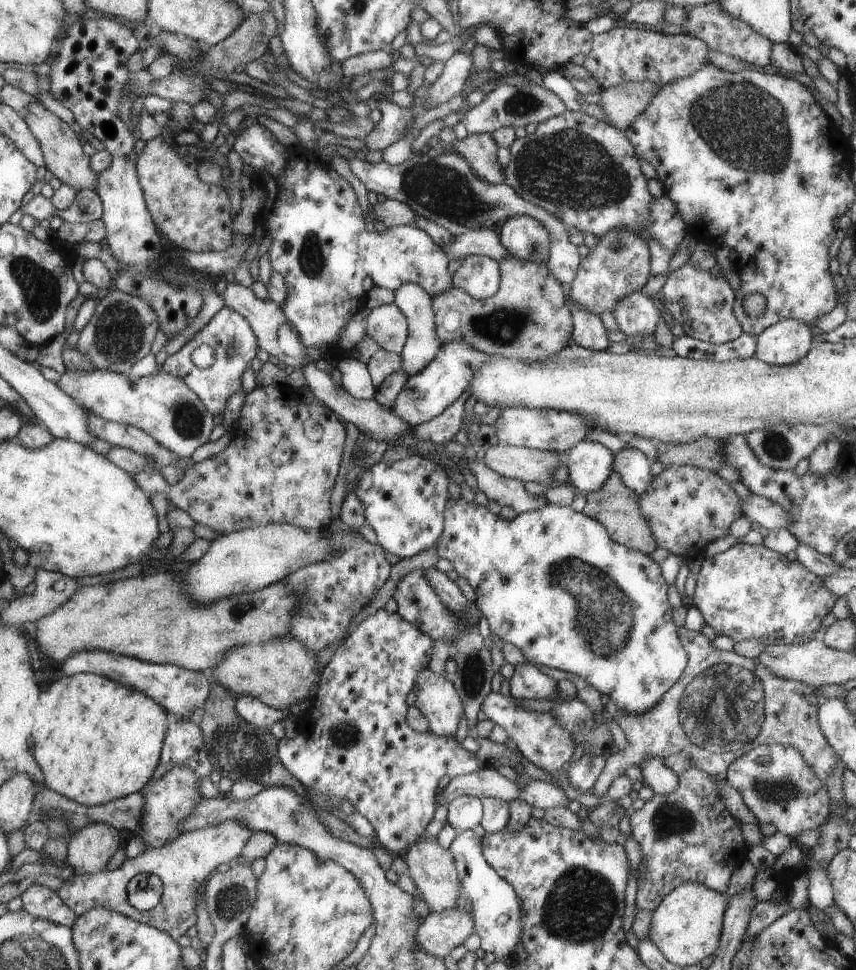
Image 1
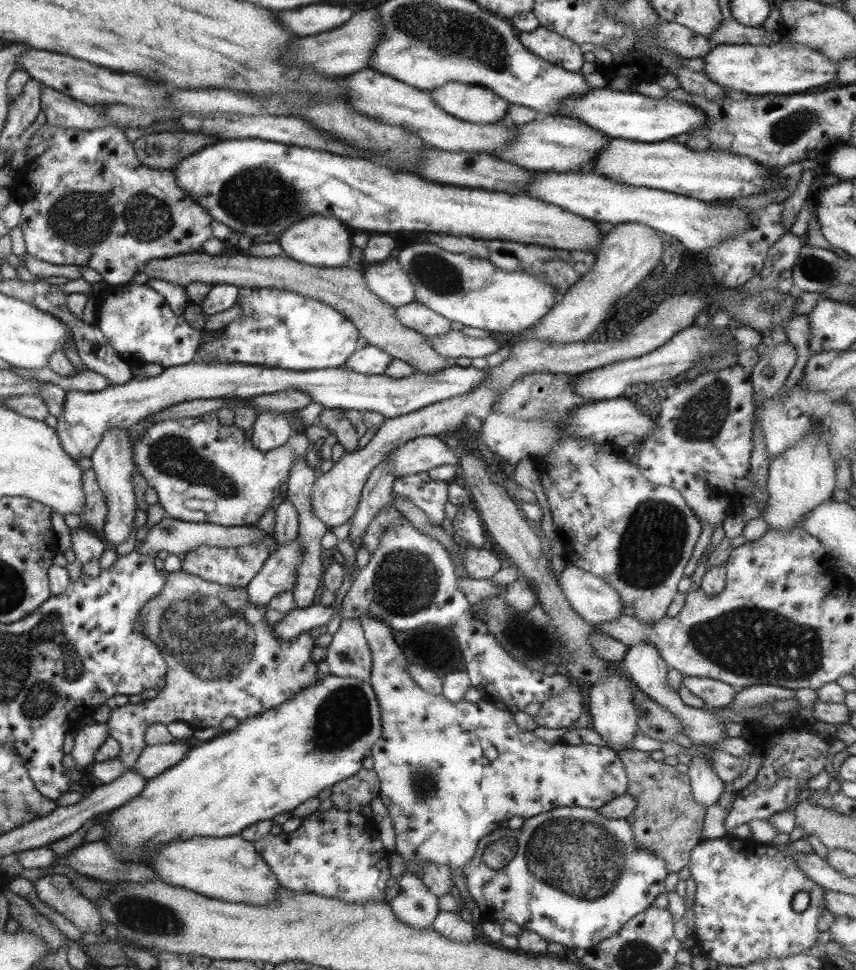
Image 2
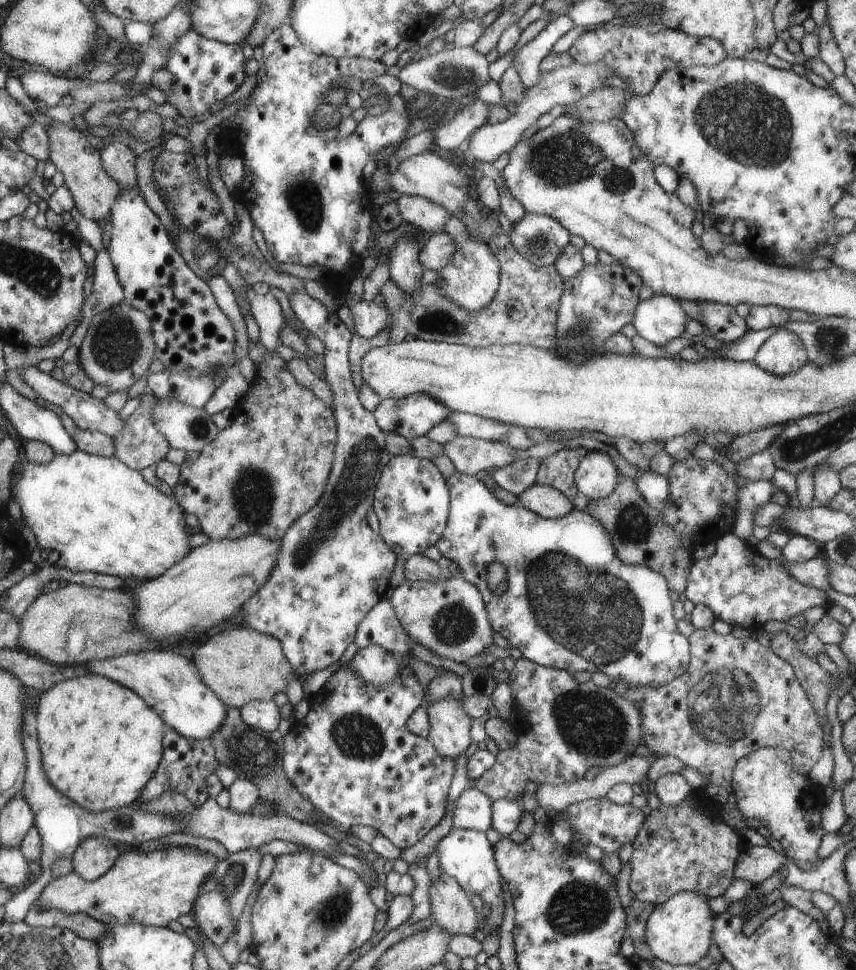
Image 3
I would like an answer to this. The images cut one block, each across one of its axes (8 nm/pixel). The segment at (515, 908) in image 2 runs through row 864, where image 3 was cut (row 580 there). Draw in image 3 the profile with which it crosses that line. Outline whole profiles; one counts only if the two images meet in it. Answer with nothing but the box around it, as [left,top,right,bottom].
[435,472,691,686]

